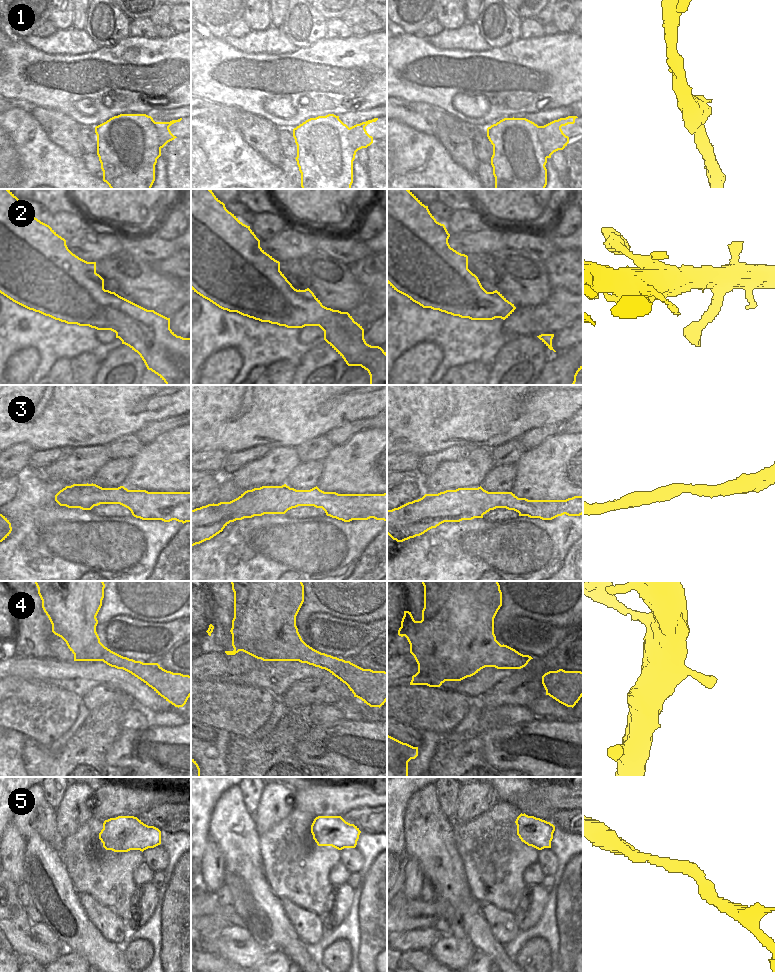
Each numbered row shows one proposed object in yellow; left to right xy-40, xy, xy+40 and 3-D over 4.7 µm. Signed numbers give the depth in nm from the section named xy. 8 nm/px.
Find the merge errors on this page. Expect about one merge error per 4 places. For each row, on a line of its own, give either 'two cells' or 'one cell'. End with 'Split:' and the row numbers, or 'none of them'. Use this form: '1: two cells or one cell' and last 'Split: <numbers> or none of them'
1: one cell
2: one cell
3: one cell
4: one cell
5: one cell
Split: none of them

